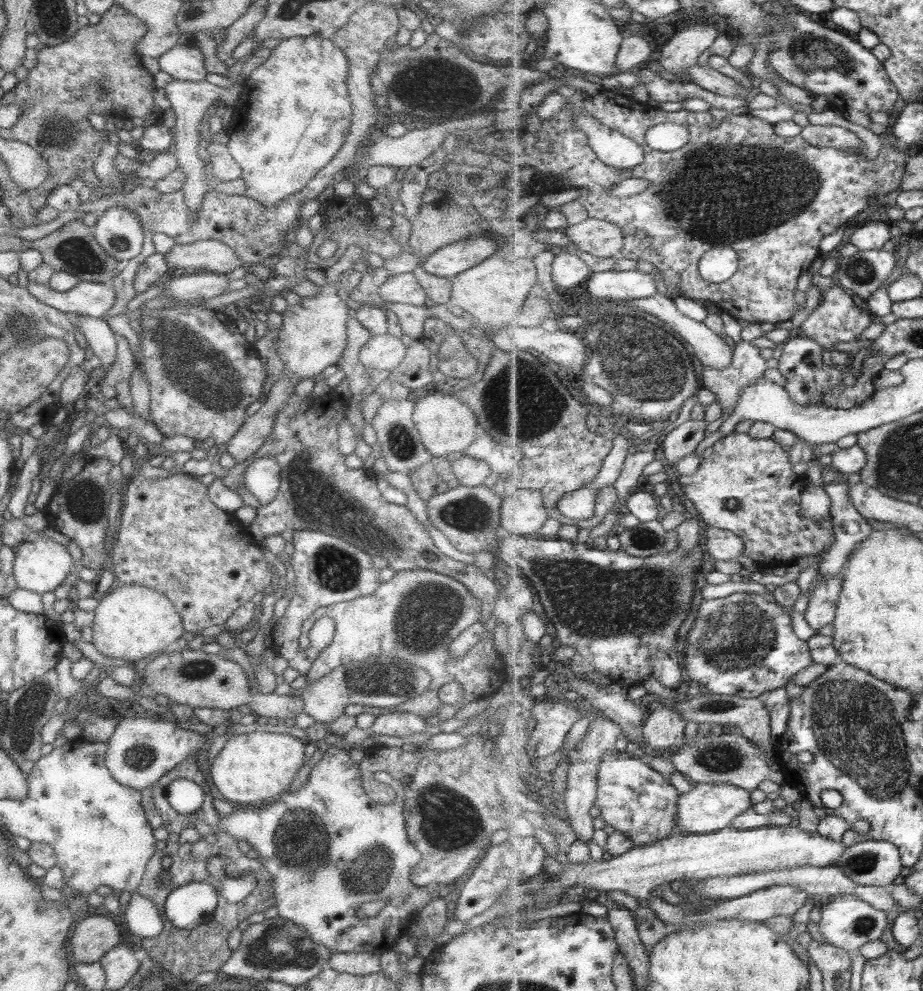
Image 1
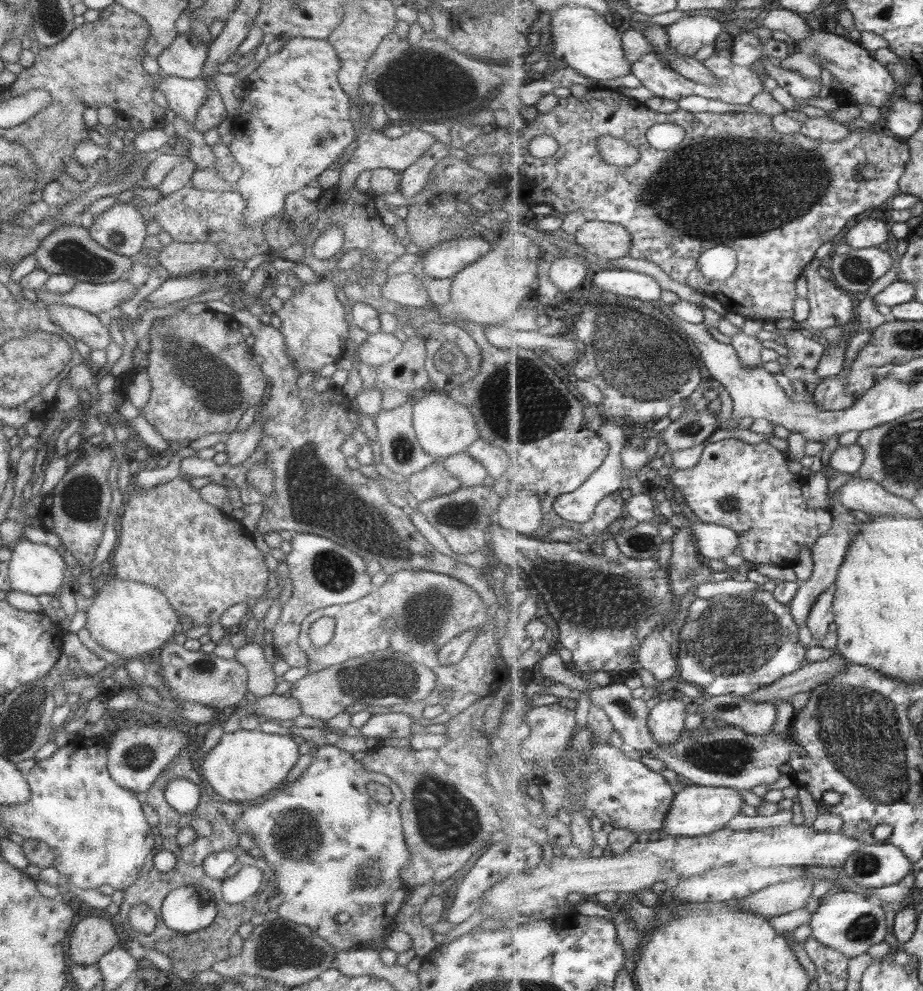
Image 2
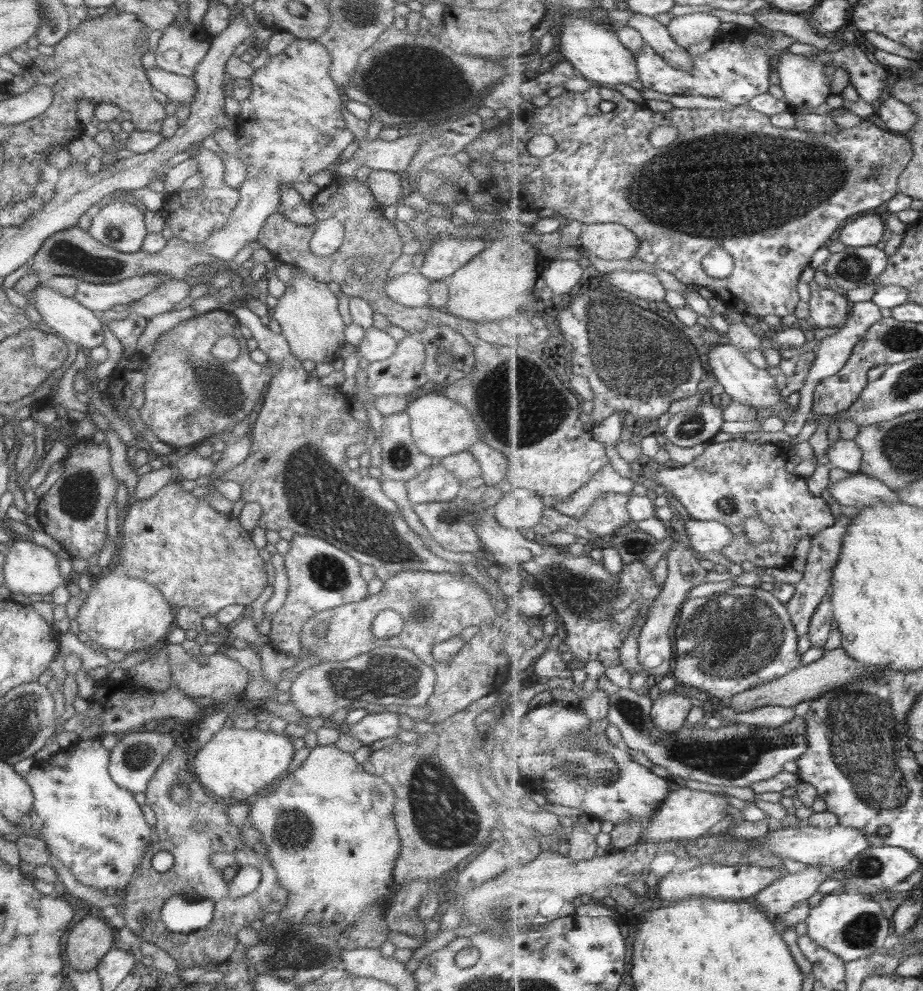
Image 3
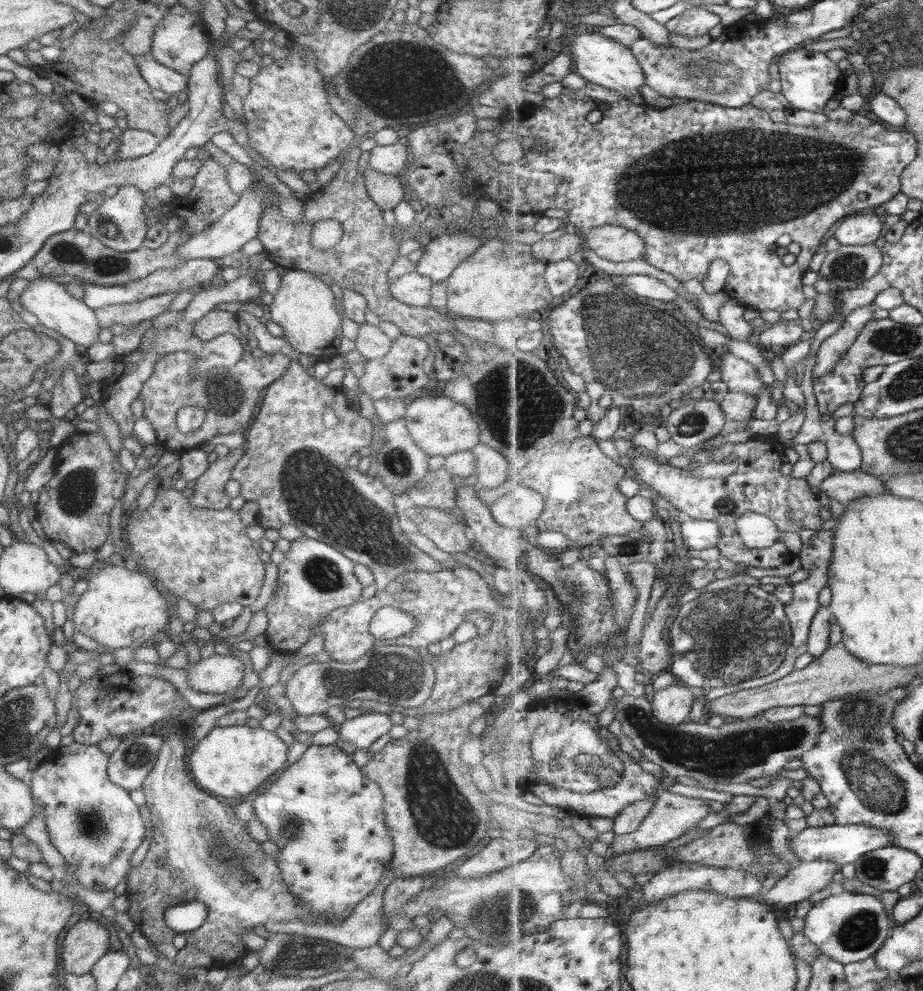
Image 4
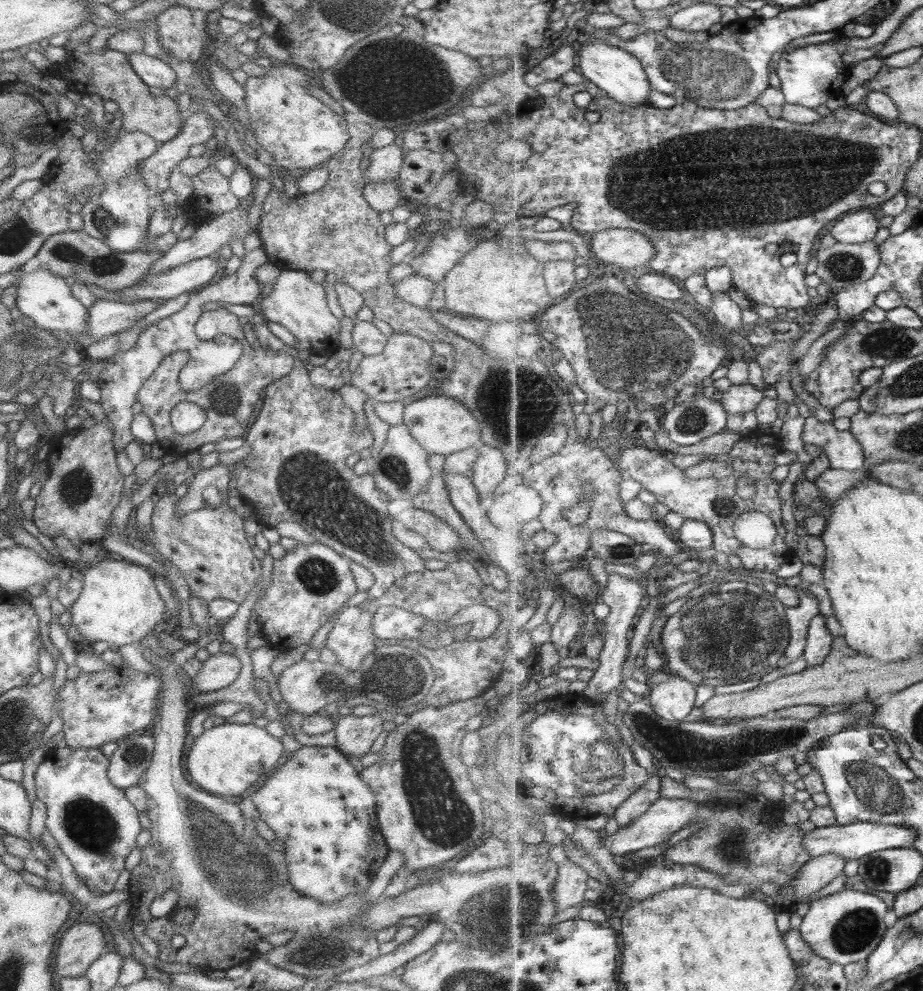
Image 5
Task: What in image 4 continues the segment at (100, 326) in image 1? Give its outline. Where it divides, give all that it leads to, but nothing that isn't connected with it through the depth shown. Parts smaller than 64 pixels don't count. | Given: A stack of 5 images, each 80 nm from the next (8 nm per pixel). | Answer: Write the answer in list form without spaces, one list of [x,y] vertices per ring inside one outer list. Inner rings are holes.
[[[45,276],[42,279],[28,280],[28,285],[18,298],[23,310],[31,312],[38,324],[56,330],[57,334],[71,340],[73,344],[81,344],[87,348],[98,341],[99,327],[94,312],[82,300],[67,294],[62,280]]]

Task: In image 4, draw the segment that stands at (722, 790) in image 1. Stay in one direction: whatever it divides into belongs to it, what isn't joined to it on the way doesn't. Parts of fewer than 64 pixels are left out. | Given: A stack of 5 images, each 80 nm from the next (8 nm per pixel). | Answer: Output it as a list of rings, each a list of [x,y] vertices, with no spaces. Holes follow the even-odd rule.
[[[661,790],[653,810],[651,810],[649,816],[642,822],[640,829],[631,834],[624,834],[623,836],[615,835],[610,844],[609,851],[612,854],[623,854],[639,849],[663,846],[667,844],[669,840],[681,838],[681,836],[685,836],[687,832],[695,830],[695,828],[701,824],[701,820],[705,820],[711,812],[713,812],[713,810],[711,810],[711,806],[709,806],[709,802],[706,799],[693,798],[691,796]]]

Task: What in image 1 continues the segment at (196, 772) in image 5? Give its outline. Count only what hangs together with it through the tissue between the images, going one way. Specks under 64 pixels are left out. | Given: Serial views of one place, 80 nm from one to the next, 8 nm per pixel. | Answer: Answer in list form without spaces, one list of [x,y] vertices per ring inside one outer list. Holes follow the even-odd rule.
[[[259,729],[251,733],[231,734],[210,765],[210,774],[215,788],[223,800],[243,804],[243,806],[264,806],[275,802],[288,792],[292,778],[301,768],[304,744],[295,737]]]

